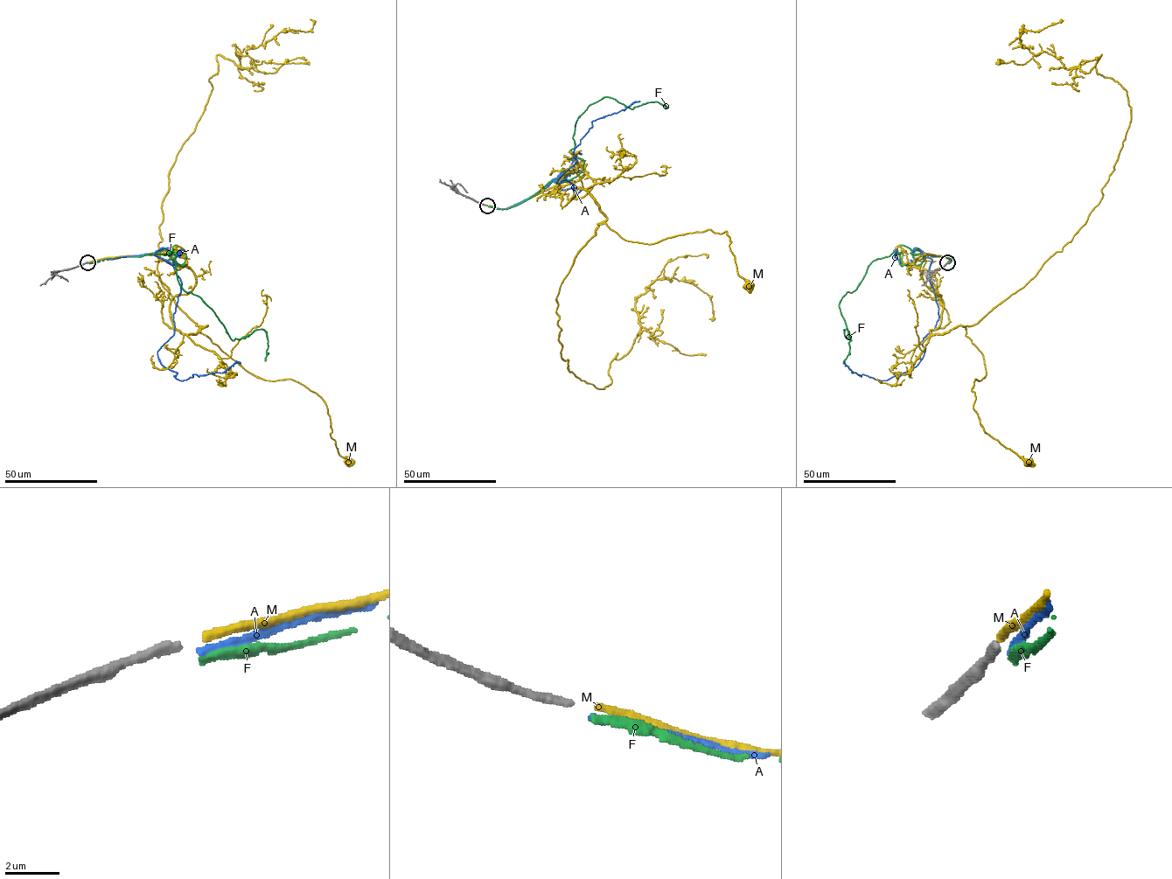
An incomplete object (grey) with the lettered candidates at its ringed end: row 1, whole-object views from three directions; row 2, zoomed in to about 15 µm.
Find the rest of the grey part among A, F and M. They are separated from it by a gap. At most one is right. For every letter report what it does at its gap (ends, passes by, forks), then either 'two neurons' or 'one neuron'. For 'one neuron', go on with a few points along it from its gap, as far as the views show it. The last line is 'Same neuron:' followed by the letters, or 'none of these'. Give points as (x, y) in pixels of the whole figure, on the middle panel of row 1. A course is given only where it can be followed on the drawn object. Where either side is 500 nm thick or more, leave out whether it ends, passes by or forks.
A: it ends there; two neurons
F: it ends there; two neurons
M: it ends there; one neuron; it runs (489, 205), (586, 171), (595, 184), (568, 200), (586, 191), (597, 223), (652, 244), (726, 232), (749, 285)
Same neuron: M

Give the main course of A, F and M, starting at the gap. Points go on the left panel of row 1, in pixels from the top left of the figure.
A: (89, 262), (153, 253), (173, 266), (181, 284), (174, 334), (157, 352), (180, 380), (240, 363)
F: (89, 263), (153, 254), (181, 265), (177, 245), (179, 285), (233, 340), (262, 329), (264, 360)
M: (89, 261), (182, 255), (195, 285), (172, 298), (172, 325), (207, 325), (245, 370), (317, 393), (349, 461)

